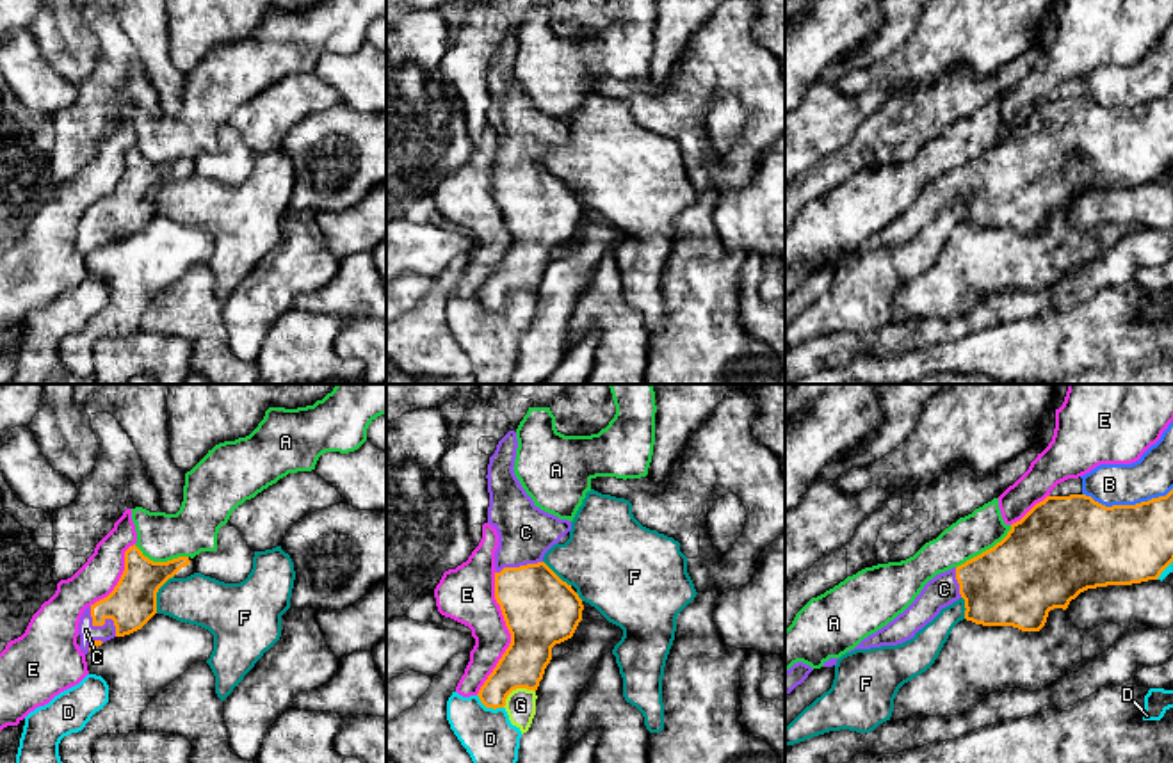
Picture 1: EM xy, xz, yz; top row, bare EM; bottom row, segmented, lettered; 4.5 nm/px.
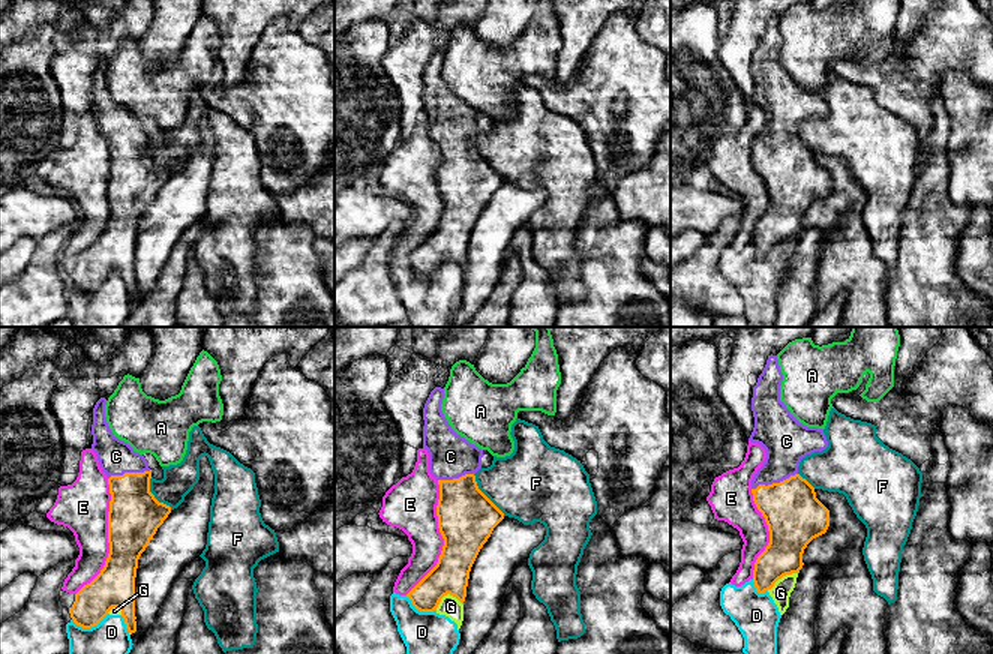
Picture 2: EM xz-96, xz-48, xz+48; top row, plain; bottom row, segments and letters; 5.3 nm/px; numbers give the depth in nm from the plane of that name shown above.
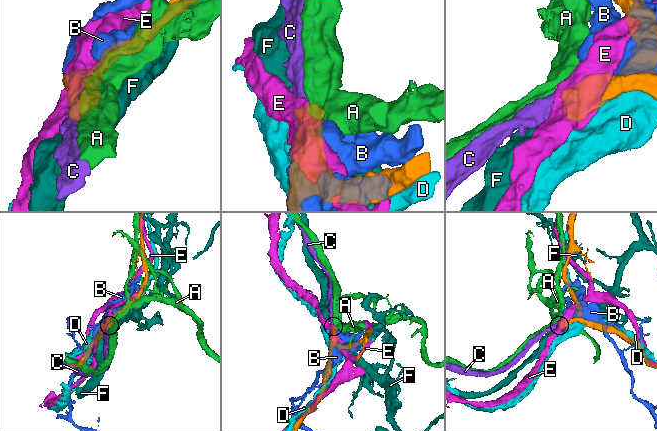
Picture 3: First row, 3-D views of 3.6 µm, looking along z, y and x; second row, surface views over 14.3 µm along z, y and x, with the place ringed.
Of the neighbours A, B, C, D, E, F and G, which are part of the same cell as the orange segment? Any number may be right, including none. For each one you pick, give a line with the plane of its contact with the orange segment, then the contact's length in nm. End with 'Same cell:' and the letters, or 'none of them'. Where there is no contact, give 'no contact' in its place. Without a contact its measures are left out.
C: contact in xy; length 180 nm
Same cell: C

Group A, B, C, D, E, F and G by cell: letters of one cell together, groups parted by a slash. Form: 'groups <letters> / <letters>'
groups A / B / C / D G / E / F

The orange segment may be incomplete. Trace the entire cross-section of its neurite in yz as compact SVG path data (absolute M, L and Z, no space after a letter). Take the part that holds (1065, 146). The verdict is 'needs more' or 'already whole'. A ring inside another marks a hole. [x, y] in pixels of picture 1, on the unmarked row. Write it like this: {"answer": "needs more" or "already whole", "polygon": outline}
{"answer": "needs more", "polygon": "M1173 91L1166 98L1136 107L1105 108L1086 96L1047 98L1020 123L1011 126L1007 137L993 149L965 165L929 181L915 203L886 228L863 240L854 251L897 247L915 238L942 210L959 199L965 201L965 221L983 228L1013 228L1022 233L1040 233L1054 210L1066 212L1080 194L1107 187L1132 187L1157 181L1173 164Z"}

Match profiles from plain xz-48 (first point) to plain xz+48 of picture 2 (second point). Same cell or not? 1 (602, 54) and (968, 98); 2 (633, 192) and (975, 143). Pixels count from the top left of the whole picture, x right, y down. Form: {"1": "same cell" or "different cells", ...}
{"1": "different cells", "2": "same cell"}

